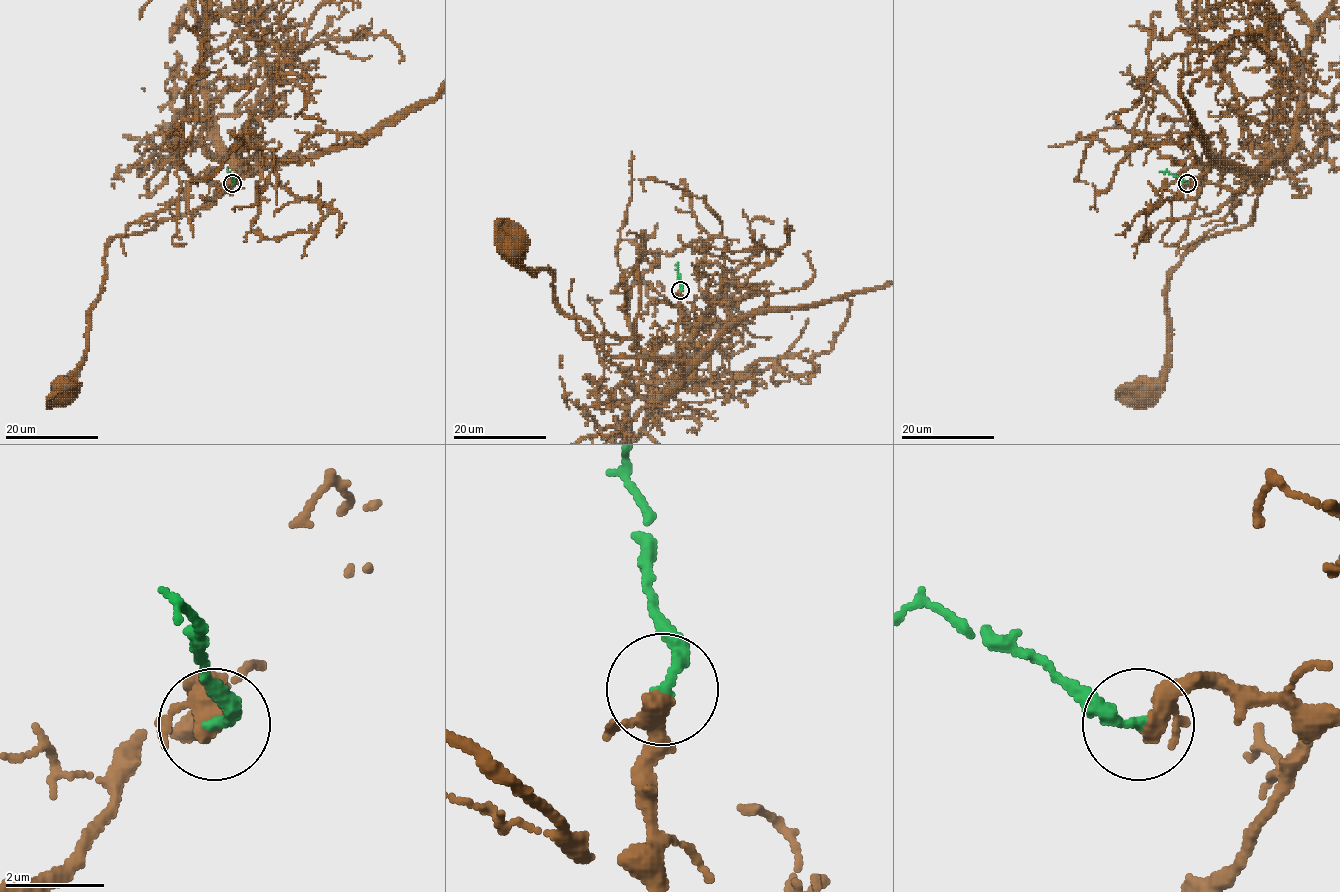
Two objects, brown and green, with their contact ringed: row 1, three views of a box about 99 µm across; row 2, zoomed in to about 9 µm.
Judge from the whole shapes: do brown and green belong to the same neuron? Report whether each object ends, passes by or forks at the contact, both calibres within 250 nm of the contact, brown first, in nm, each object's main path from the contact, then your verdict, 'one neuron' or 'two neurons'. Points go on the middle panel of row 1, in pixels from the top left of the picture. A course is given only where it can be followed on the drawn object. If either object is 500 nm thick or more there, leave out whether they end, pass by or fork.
brown passes by; green ends; calibres 340 and 280 nm; course brown (681, 291), (681, 357), (610, 356), (583, 320), (560, 308), (553, 275), (523, 269), (512, 246); course green (681, 290), (677, 263); one neuron

